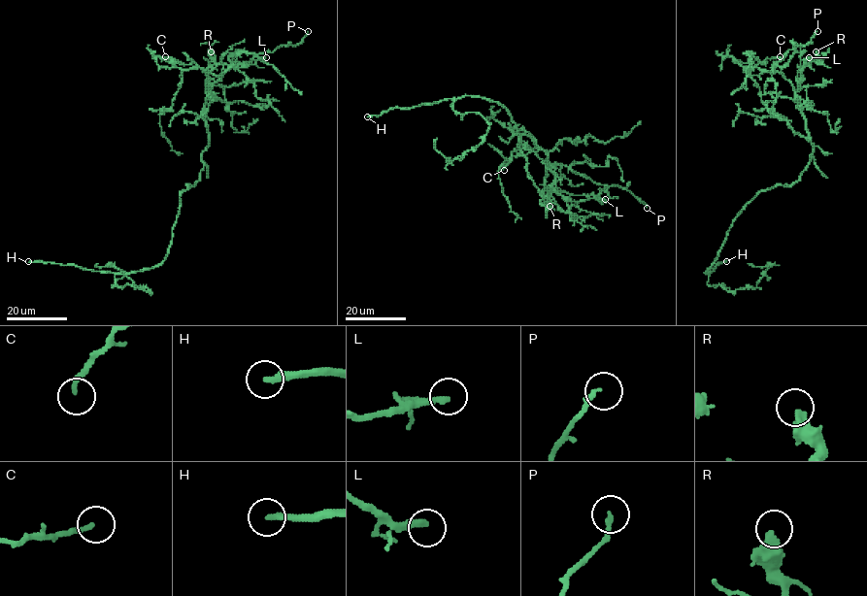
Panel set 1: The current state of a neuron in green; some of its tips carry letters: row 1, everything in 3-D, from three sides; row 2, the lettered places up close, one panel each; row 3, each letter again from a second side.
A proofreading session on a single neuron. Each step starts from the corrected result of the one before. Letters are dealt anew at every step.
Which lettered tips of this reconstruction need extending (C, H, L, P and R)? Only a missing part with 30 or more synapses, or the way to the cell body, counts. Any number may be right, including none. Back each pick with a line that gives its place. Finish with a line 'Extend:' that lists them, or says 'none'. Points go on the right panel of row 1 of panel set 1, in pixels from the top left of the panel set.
H: place (726, 261)
L: place (809, 57)
Extend: H, L

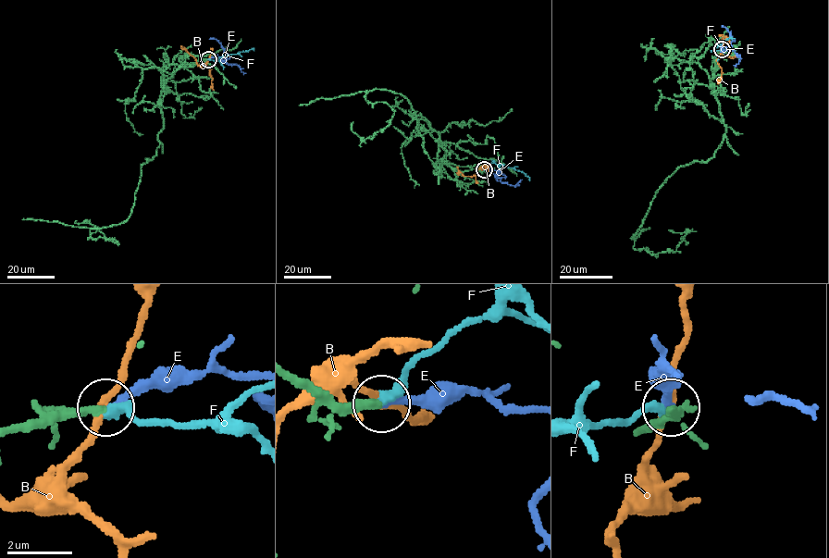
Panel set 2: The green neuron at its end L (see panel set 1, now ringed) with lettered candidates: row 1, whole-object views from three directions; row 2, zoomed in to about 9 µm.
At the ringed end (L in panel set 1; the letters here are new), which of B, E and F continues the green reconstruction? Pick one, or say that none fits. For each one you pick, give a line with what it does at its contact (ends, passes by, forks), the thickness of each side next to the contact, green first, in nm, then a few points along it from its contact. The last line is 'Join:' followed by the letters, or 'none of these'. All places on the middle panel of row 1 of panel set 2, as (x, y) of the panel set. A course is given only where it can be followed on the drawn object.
E: It ends there. Thickness 260 nm (green) against 240 nm. Its course: (484, 169), (496, 169), (495, 178), (510, 185), (515, 186), (521, 179)
Join: E

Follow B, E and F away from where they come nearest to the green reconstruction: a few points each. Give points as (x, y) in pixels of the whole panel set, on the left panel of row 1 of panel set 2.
B: (207, 59), (199, 66), (180, 46)
E: (208, 59), (222, 56), (219, 58), (223, 62), (236, 64), (245, 73)
F: (207, 59), (253, 49)

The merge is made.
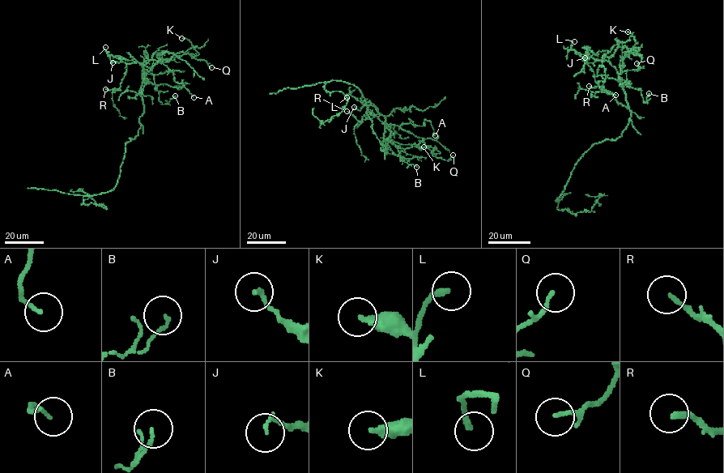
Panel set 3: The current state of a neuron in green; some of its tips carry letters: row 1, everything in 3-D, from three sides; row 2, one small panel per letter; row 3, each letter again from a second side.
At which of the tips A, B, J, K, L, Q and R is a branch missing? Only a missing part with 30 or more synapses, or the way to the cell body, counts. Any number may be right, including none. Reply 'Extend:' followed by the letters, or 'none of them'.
Extend: none of them

